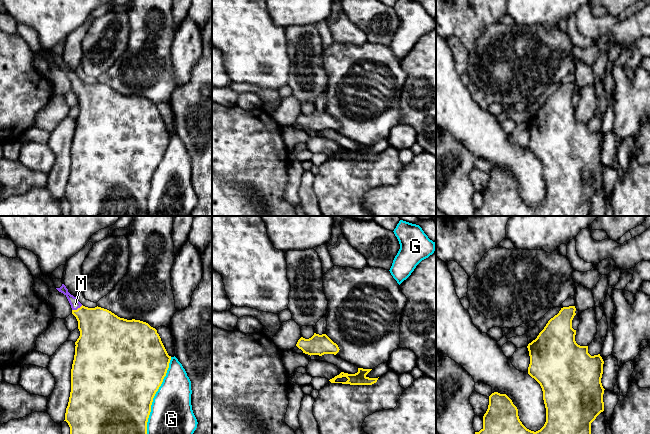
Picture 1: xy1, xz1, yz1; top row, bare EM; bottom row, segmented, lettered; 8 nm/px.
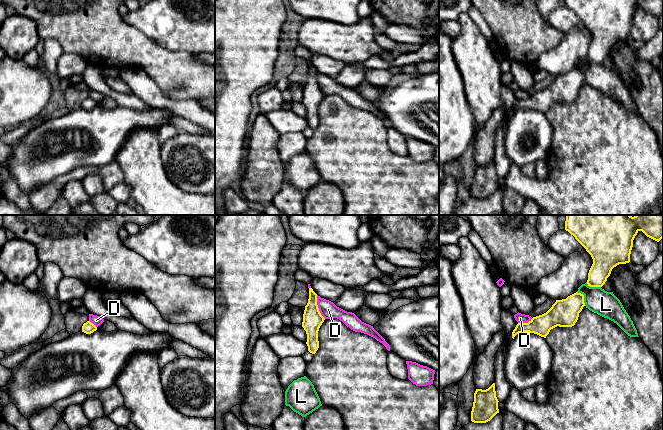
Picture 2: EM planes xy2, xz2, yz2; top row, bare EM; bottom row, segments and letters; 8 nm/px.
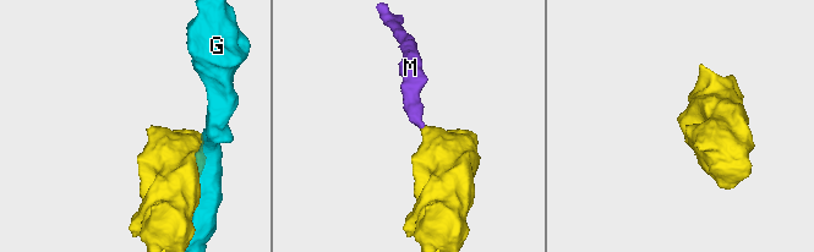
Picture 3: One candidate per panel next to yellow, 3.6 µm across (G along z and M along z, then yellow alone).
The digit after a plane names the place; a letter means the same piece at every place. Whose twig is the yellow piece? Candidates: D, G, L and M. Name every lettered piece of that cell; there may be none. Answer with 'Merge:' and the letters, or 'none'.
Merge: M

